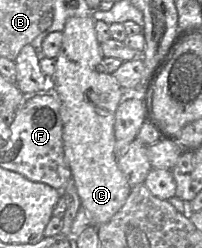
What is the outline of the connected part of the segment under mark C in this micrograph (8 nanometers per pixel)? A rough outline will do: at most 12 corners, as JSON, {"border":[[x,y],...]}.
{"border":[[92,16],[67,19],[53,87],[89,226],[132,187],[114,152],[124,99]]}

